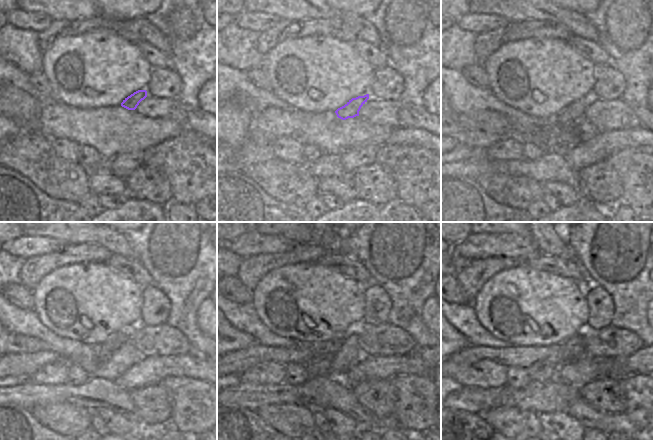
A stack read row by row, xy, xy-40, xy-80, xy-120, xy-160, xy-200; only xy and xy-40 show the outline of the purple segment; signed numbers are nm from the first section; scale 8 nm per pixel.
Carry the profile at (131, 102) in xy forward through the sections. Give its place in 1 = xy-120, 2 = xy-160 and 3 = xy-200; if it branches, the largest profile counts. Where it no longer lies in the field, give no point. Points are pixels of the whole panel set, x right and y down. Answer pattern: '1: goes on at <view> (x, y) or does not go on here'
1: goes on at xy-120 (90, 357)
2: goes on at xy-160 (318, 365)
3: goes on at xy-200 (542, 371)

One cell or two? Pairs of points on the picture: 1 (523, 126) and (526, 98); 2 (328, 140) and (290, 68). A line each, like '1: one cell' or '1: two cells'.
1: two cells
2: two cells

